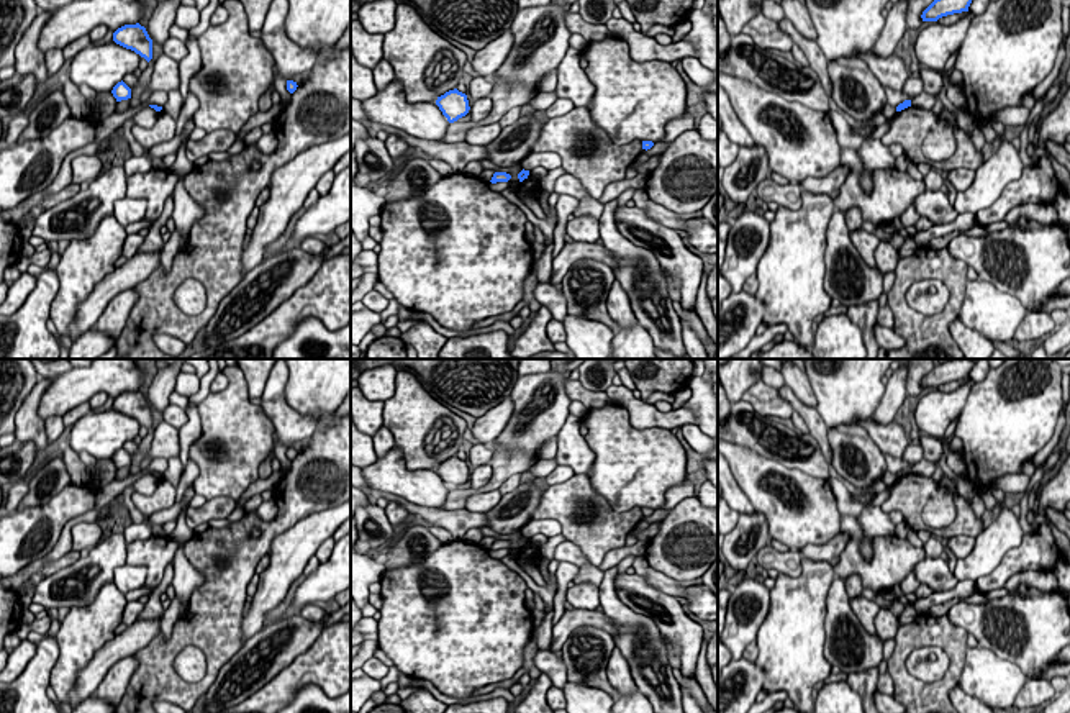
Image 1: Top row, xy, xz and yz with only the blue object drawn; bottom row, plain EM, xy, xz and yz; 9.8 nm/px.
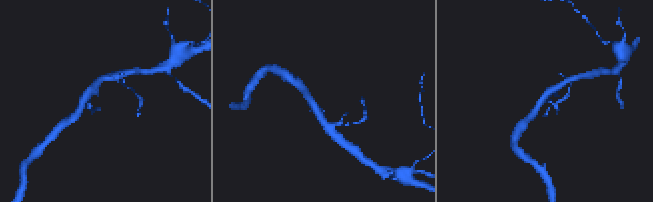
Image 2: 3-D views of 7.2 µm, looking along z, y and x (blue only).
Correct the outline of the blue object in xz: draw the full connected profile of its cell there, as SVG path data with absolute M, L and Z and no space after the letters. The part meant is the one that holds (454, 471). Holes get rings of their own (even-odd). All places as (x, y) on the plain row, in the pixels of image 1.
M457 456L438 464L436 472L449 490L454 490L459 485L465 484L470 477L467 462L459 459Z

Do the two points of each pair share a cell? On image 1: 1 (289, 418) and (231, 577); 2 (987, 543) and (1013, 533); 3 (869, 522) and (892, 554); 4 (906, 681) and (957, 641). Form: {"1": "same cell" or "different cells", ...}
{"1": "different cells", "2": "same cell", "3": "different cells", "4": "same cell"}

